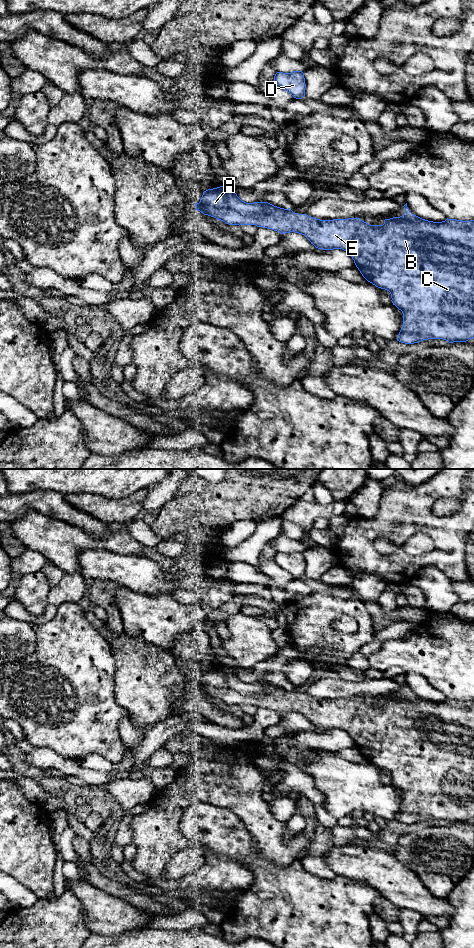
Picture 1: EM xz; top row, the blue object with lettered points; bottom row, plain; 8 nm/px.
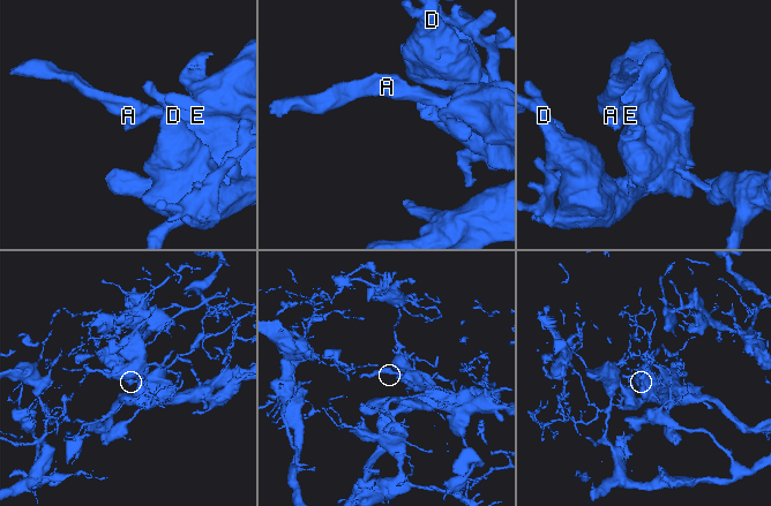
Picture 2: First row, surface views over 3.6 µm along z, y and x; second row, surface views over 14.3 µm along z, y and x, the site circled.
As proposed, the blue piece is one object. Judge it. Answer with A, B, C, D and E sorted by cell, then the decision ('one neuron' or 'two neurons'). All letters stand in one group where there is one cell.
groups A B C D E; one neuron

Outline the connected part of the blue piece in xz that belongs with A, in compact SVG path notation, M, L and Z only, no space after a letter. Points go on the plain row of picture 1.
M220 666L203 672L196 690L229 705L256 705L281 714L295 712L304 715L316 728L342 729L354 740L362 756L378 768L390 772L392 783L403 793L403 806L397 821L414 824L428 819L443 819L449 823L466 822L474 818L474 700L446 699L433 702L413 695L407 683L400 697L385 699L383 705L370 705L360 698L320 700L298 694L268 682L246 683L233 669Z

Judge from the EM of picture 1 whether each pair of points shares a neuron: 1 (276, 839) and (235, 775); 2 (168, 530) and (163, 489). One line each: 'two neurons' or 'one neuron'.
1: one neuron
2: two neurons

